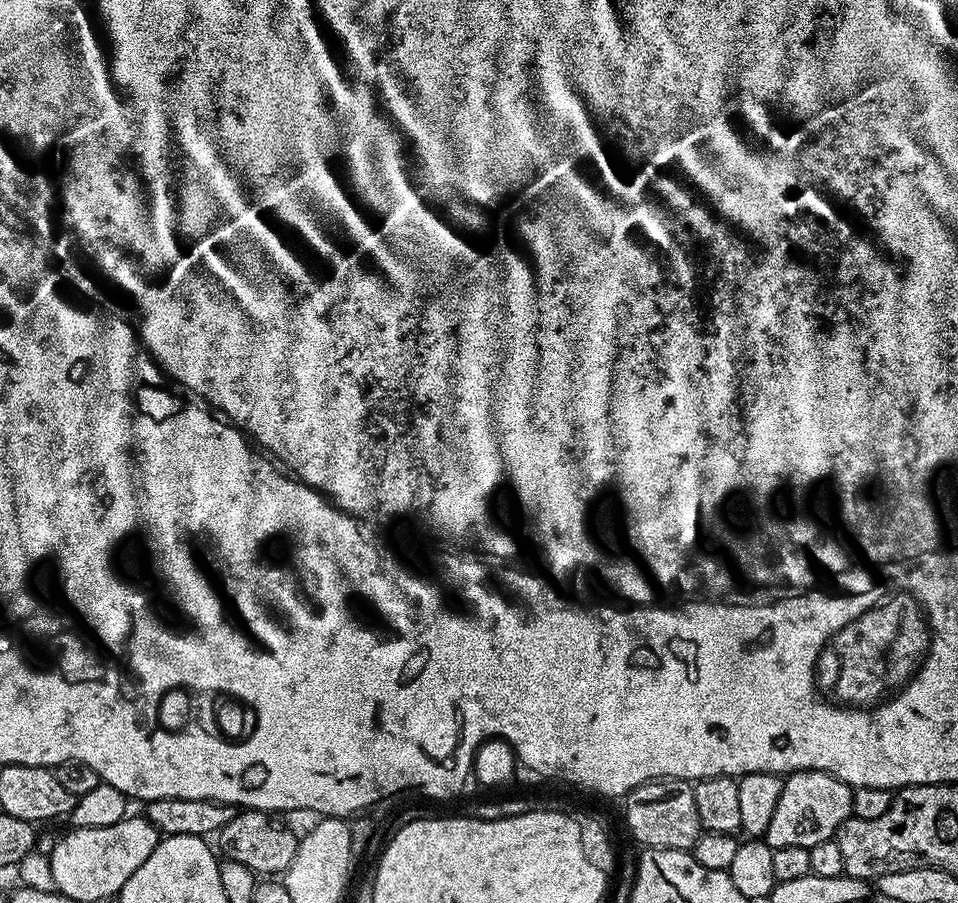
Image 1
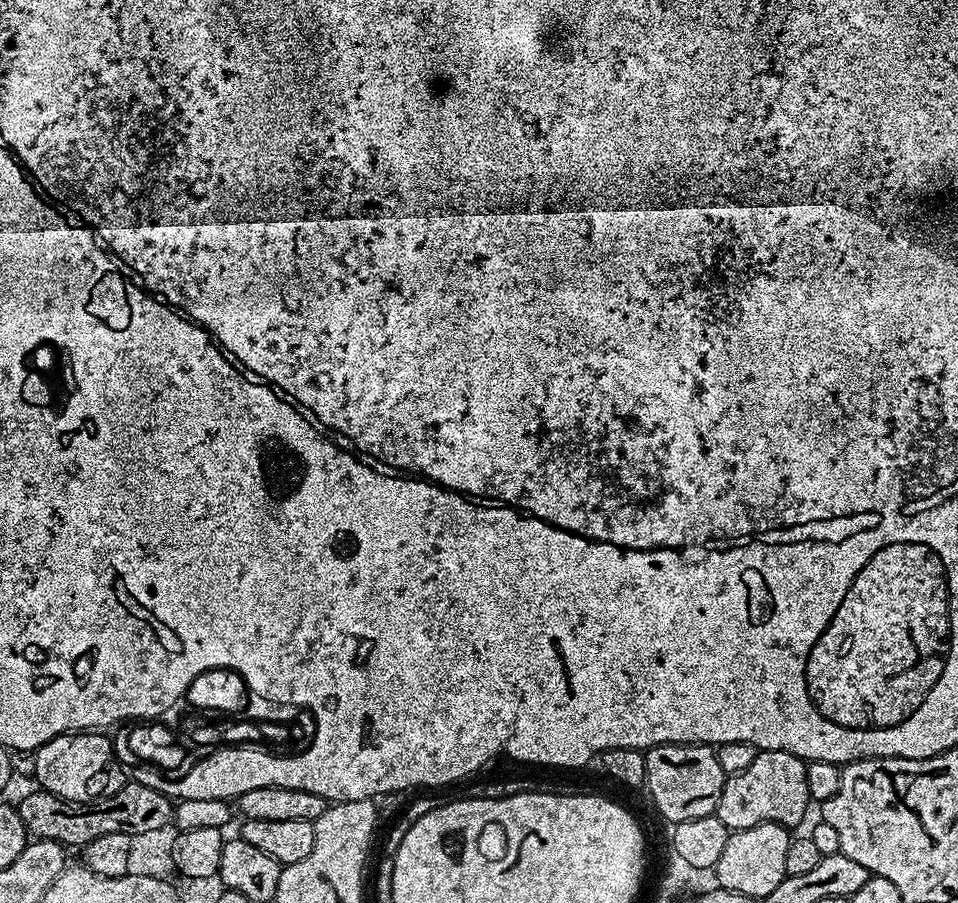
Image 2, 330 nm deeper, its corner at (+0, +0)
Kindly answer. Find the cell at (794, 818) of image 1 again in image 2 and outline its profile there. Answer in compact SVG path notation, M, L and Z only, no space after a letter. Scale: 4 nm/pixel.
M757 751L754 763L749 768L742 770L742 774L727 777L722 786L722 798L718 798L716 817L732 832L746 830L750 826L759 824L783 824L793 826L804 820L808 812L810 801L806 790L806 763L799 756L789 752Z

